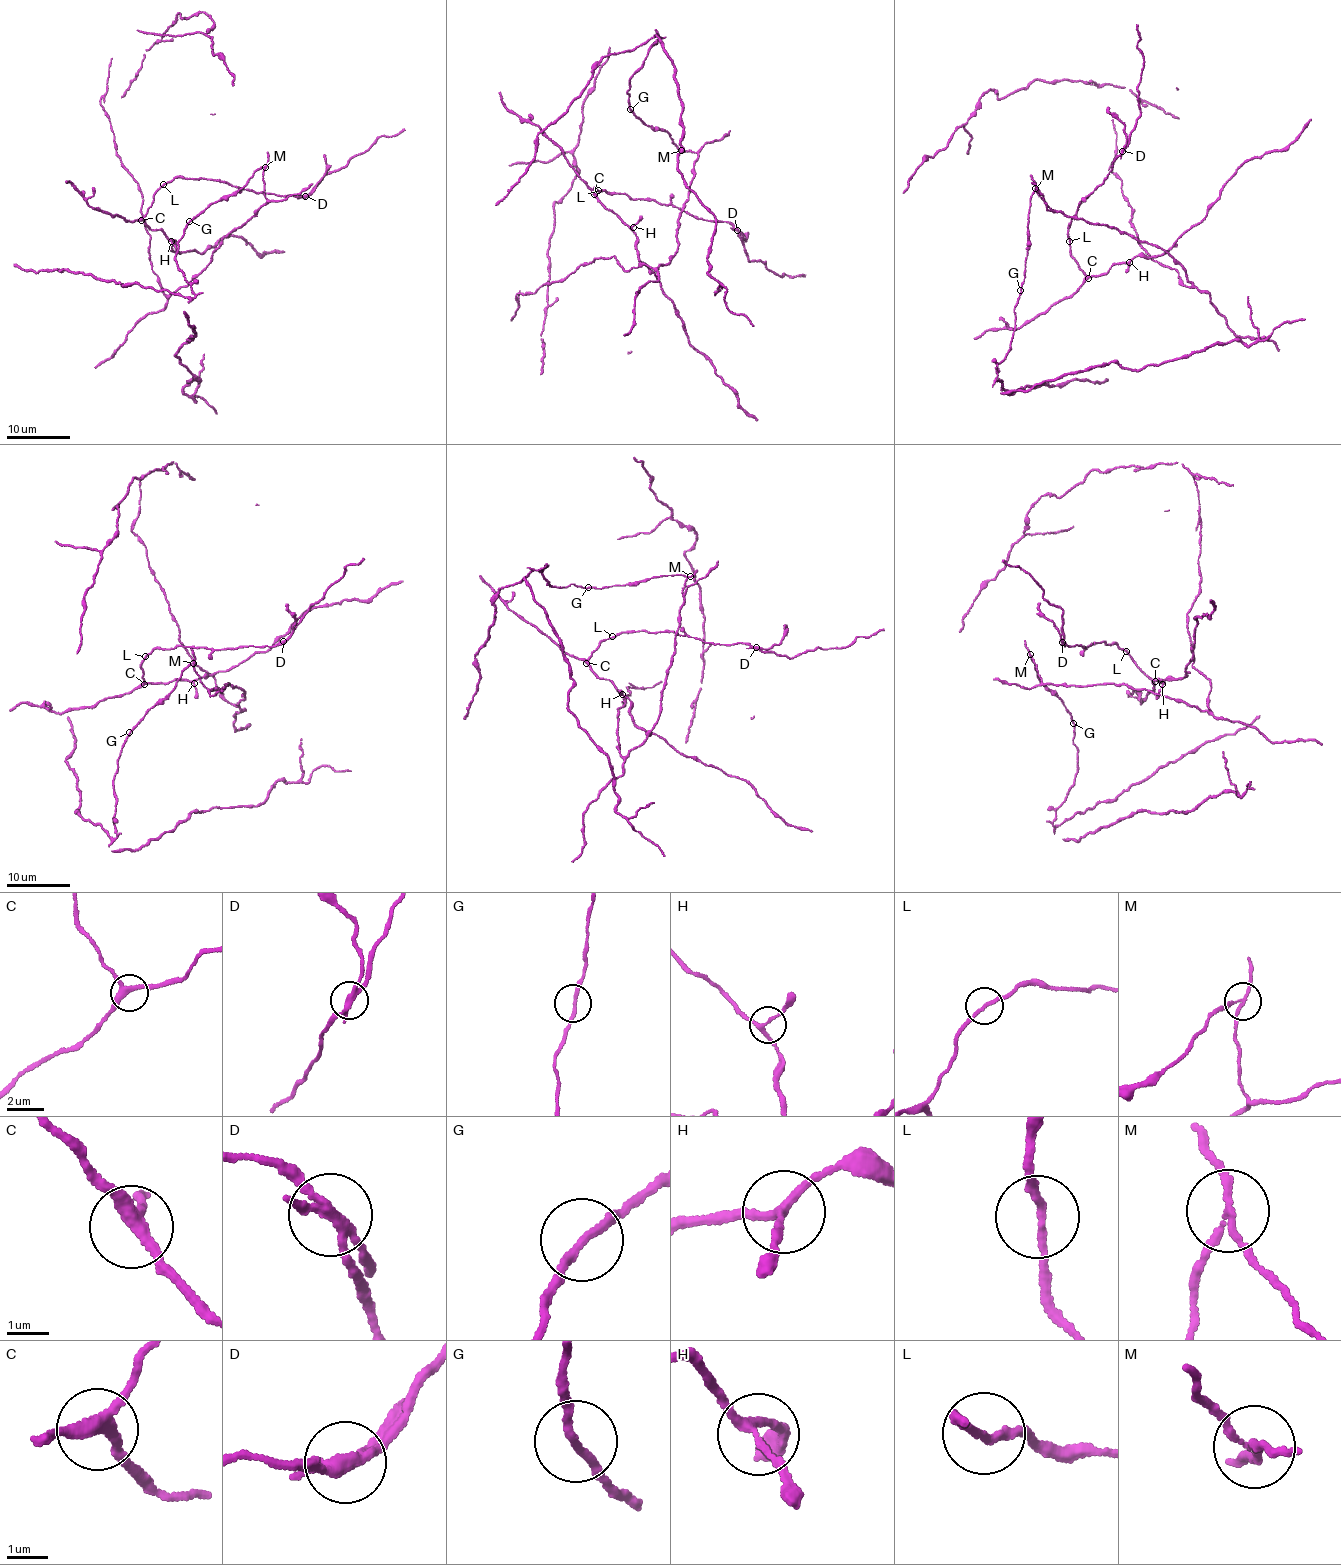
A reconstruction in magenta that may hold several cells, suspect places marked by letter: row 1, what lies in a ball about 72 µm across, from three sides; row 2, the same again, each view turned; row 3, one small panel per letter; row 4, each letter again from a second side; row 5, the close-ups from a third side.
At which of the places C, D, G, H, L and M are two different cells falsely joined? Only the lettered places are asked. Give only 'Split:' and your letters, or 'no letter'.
Split: D, M

